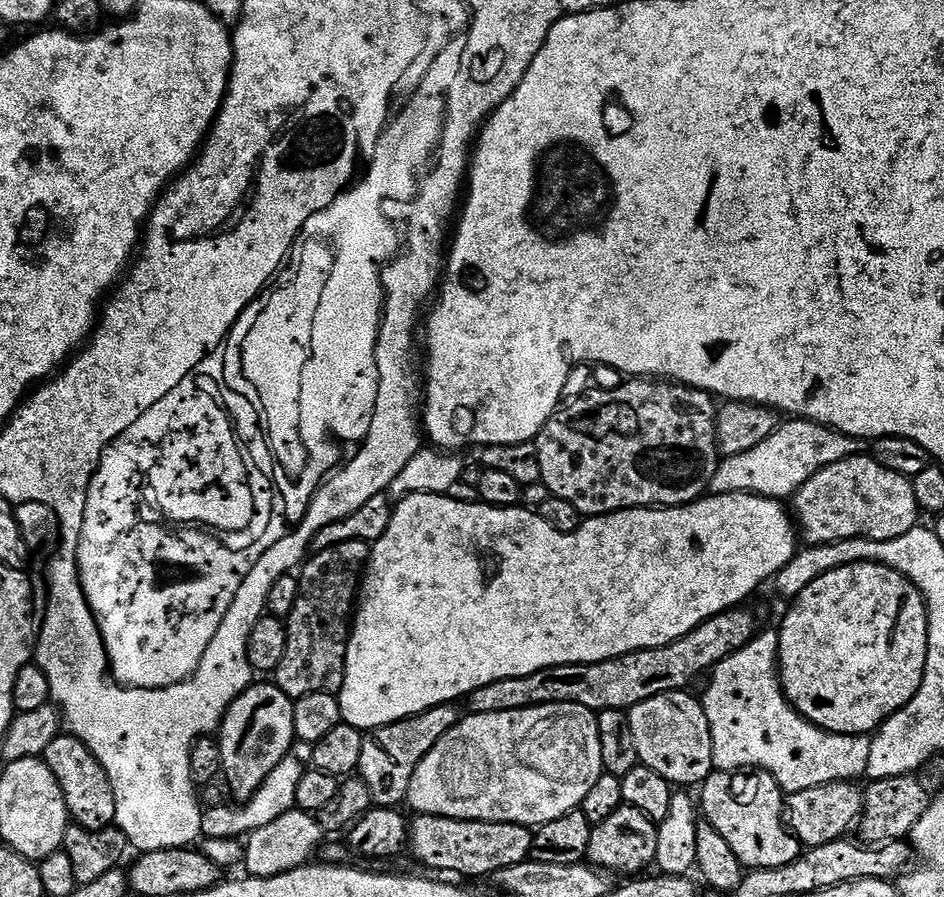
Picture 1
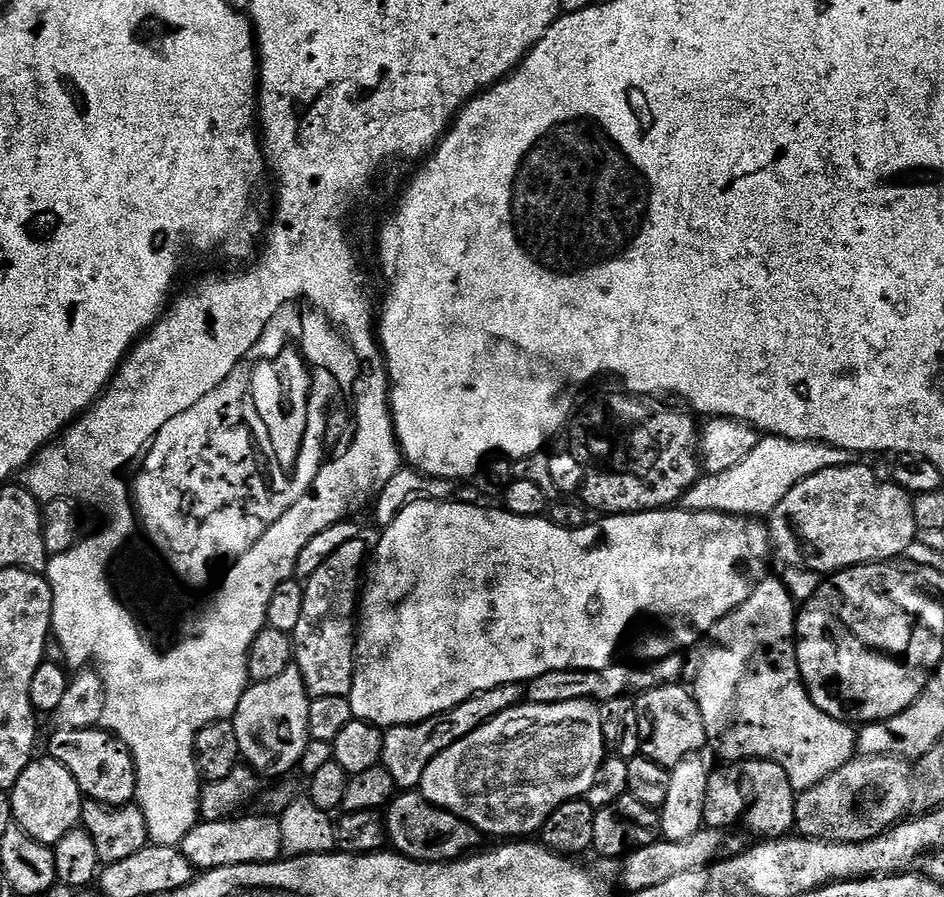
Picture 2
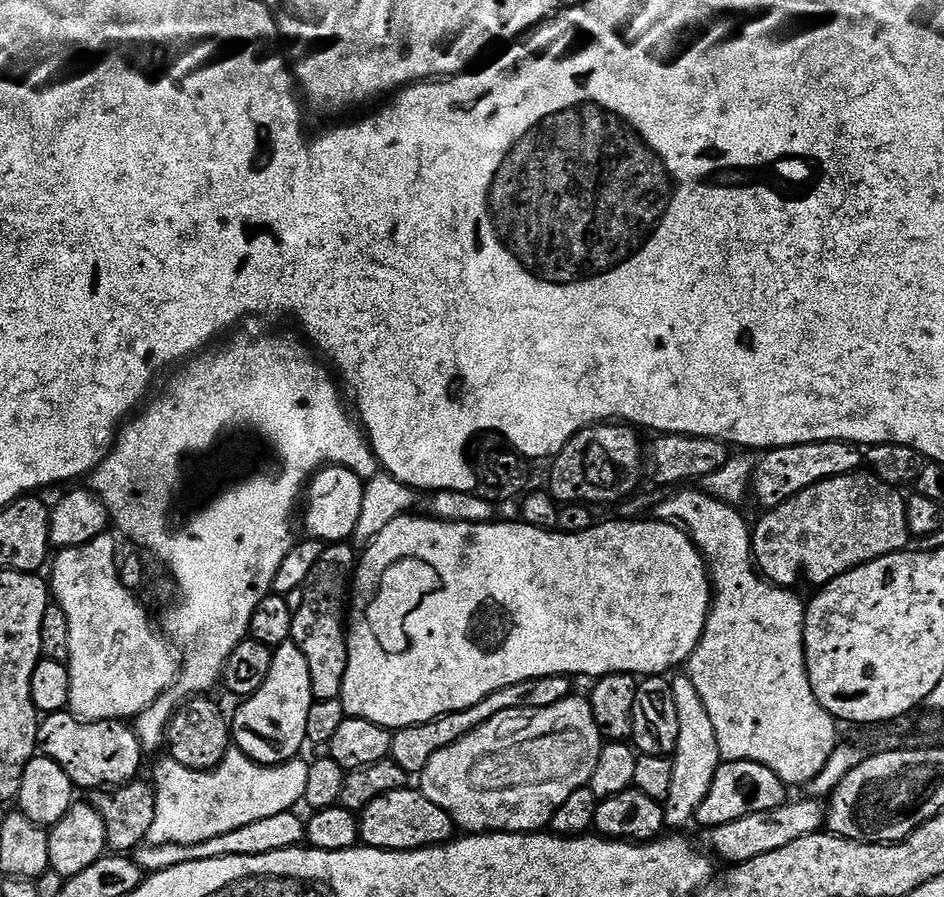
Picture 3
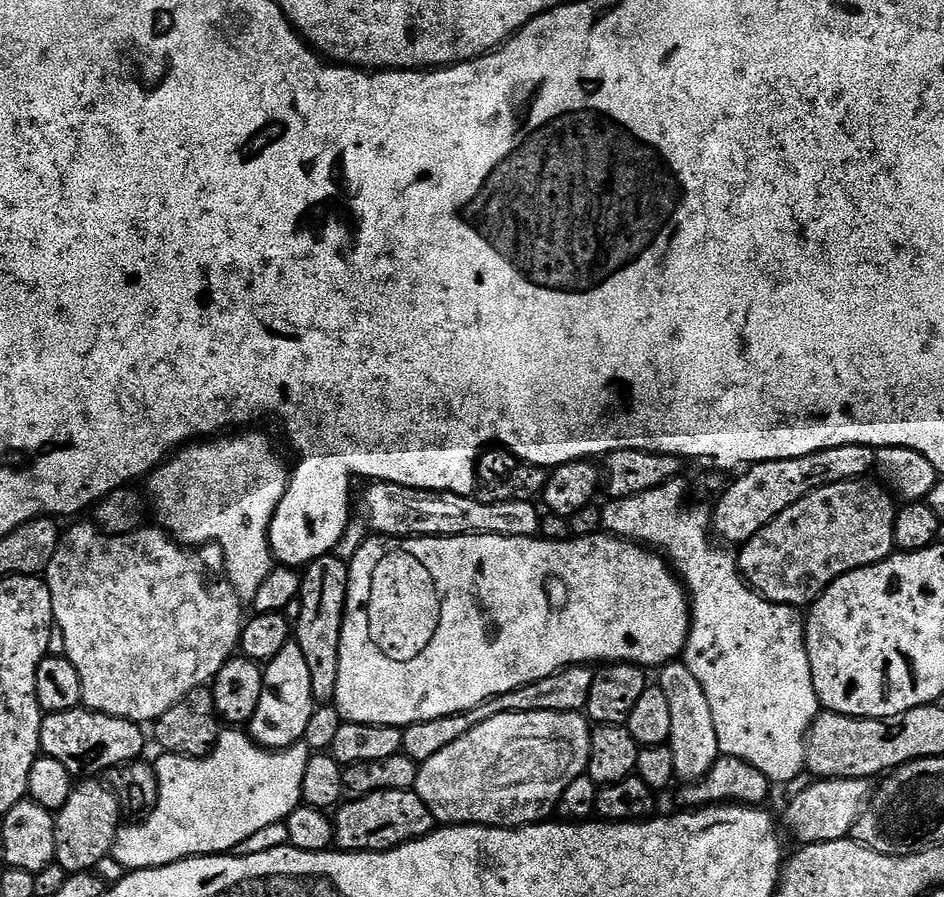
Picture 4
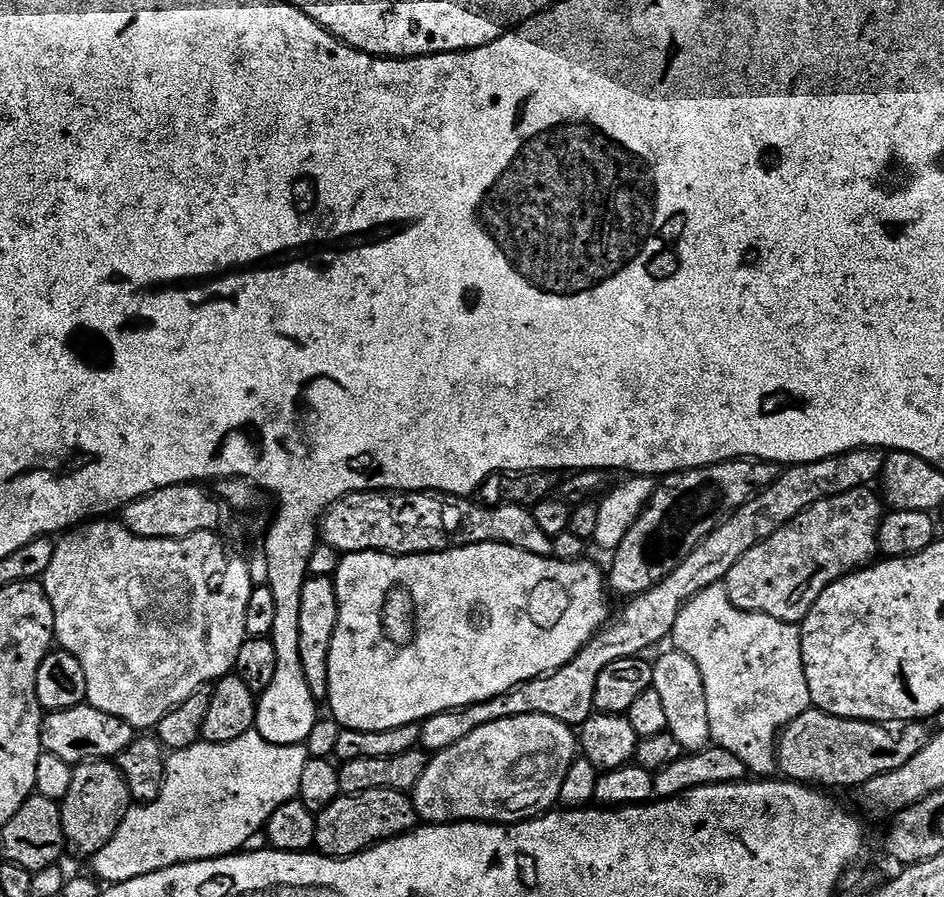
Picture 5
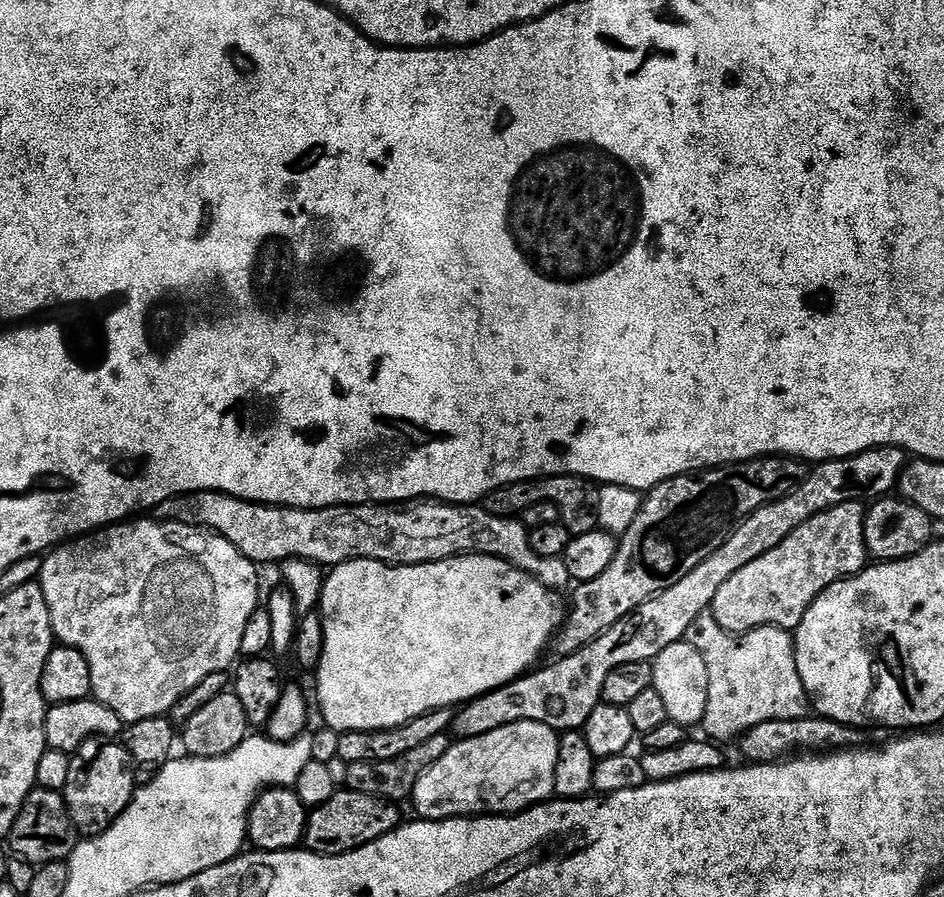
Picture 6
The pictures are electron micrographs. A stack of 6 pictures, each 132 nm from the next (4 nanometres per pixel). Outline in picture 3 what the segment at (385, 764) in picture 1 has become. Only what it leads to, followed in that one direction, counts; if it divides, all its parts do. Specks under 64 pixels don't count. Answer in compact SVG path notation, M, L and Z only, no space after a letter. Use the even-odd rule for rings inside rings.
M543 676L526 682L518 682L514 686L506 686L497 692L491 692L482 702L470 706L466 710L451 712L445 716L437 716L435 720L425 724L415 724L409 728L398 728L392 732L392 750L390 759L409 774L419 774L424 767L446 746L458 742L466 734L470 734L478 726L485 724L490 718L502 714L506 710L526 710L527 708L545 708L554 706L573 695L573 681L567 676Z

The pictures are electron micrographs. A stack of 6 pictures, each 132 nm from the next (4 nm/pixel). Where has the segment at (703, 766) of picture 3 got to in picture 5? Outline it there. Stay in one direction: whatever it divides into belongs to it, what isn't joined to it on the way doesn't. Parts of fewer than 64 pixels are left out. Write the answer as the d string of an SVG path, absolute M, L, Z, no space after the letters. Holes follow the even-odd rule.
M675 650L652 664L652 689L662 698L666 709L668 732L678 738L685 753L700 752L712 744L710 734L710 717L706 710L706 686L702 686L702 674L698 674L698 666L686 658L686 654Z

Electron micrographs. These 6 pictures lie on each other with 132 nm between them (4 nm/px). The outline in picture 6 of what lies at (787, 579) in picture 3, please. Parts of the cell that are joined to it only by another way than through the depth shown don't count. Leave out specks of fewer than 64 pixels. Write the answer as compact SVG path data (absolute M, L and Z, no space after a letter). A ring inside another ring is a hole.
M859 500L842 502L802 522L790 538L778 542L774 550L754 558L750 566L742 566L734 578L722 582L722 590L714 594L710 615L722 630L733 634L753 632L755 628L794 630L806 610L831 584L858 575L869 563L864 541L865 511Z

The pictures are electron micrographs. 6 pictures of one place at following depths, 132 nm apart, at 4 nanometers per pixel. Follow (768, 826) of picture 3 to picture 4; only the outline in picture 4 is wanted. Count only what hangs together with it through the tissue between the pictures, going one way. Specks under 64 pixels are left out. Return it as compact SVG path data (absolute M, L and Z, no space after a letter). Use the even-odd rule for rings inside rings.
M838 778L837 780L811 781L792 801L782 816L782 824L792 831L792 836L801 845L818 842L834 842L843 840L852 831L861 812L868 807L873 795L874 784L871 779L855 780L854 778Z

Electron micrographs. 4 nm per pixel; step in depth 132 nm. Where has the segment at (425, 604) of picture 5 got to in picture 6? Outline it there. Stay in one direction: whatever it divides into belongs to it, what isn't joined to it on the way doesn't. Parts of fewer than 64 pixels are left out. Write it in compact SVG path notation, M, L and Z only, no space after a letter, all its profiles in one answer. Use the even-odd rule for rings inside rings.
M452 556L448 560L439 560L433 564L383 564L377 560L351 560L345 564L337 564L325 575L324 589L320 595L318 605L318 615L324 624L324 649L322 650L322 658L320 659L319 668L315 669L316 676L316 696L320 699L320 712L324 715L323 723L327 727L334 729L338 733L342 732L373 732L374 730L382 730L383 728L397 728L402 726L408 720L418 718L422 714L432 712L436 708L452 708L453 706L463 705L469 700L475 700L478 696L484 696L487 692L492 692L496 688L501 688L504 684L509 684L511 680L518 680L529 670L537 667L540 655L544 652L544 647L553 643L554 637L560 630L561 624L566 619L565 601L560 601L561 593L559 591L548 588L542 582L538 582L535 576L531 576L529 572L523 572L520 568L515 568L510 562L506 562L497 556Z

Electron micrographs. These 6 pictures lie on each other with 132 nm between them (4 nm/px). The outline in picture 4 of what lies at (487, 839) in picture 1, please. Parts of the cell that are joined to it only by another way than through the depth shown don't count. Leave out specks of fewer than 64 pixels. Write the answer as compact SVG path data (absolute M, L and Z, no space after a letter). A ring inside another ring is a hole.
M386 790L341 803L334 812L335 847L342 852L388 852L412 840L421 840L437 827L430 806L414 790Z

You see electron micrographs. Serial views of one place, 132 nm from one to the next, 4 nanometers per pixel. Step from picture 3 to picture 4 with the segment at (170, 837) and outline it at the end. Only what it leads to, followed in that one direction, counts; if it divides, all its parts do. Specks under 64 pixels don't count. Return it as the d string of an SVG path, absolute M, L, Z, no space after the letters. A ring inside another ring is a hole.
M224 730L221 731L220 737L216 739L216 747L203 758L193 758L190 756L173 756L171 754L160 754L157 760L154 760L156 777L160 783L160 797L156 803L156 809L139 822L129 823L121 827L120 833L116 836L116 841L112 847L111 859L117 860L124 867L124 870L139 870L141 868L161 868L167 864L173 864L179 860L189 860L192 856L215 856L217 854L228 854L233 851L236 844L246 841L252 834L258 833L272 823L284 823L290 813L302 804L302 774L306 774L306 762L310 755L310 749L307 744L301 742L292 744L289 748L279 750L269 750L261 748L251 735L244 730Z

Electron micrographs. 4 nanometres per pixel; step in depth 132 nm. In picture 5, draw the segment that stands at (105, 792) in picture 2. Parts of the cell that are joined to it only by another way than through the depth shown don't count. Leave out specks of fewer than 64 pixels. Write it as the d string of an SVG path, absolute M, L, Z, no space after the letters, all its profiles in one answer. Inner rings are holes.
M85 702L77 708L58 710L44 716L42 722L42 749L50 754L58 754L62 762L70 765L89 764L91 760L112 760L119 756L134 738L134 730L122 718L106 714Z

